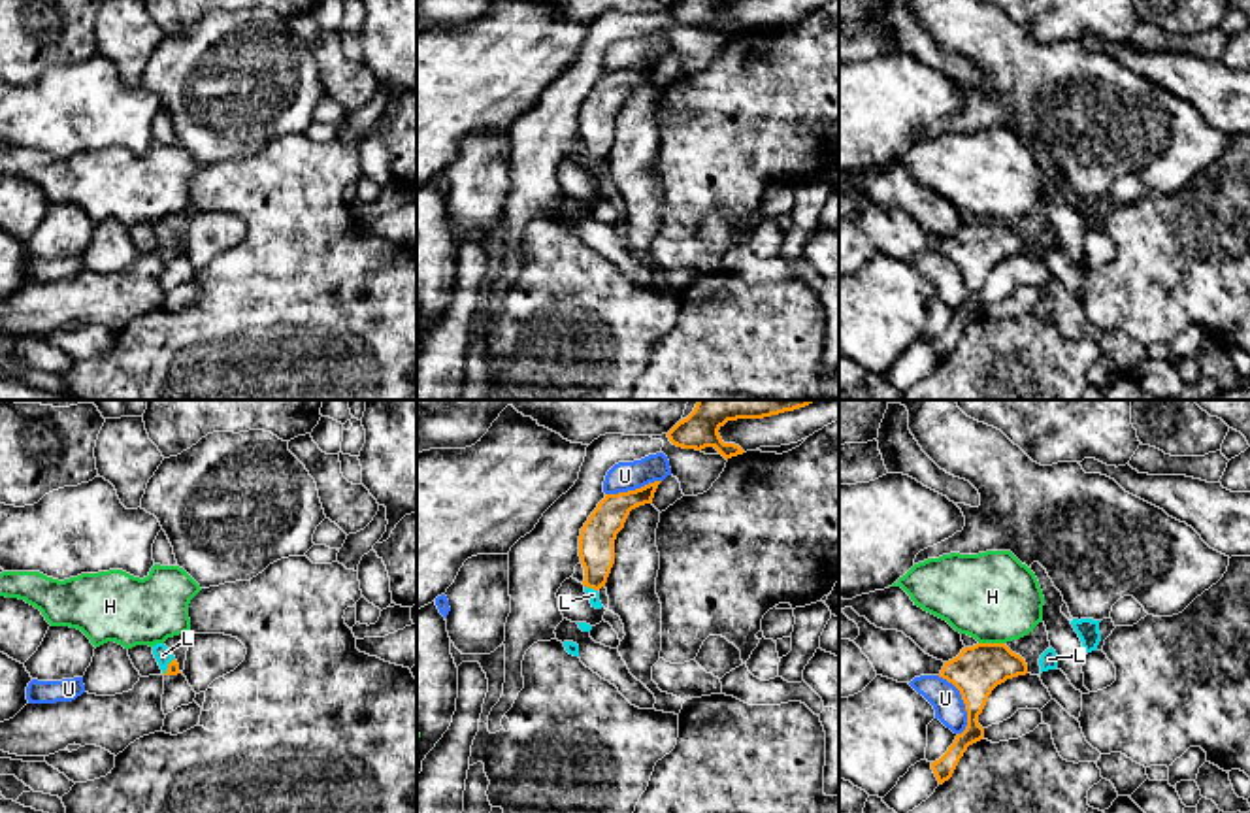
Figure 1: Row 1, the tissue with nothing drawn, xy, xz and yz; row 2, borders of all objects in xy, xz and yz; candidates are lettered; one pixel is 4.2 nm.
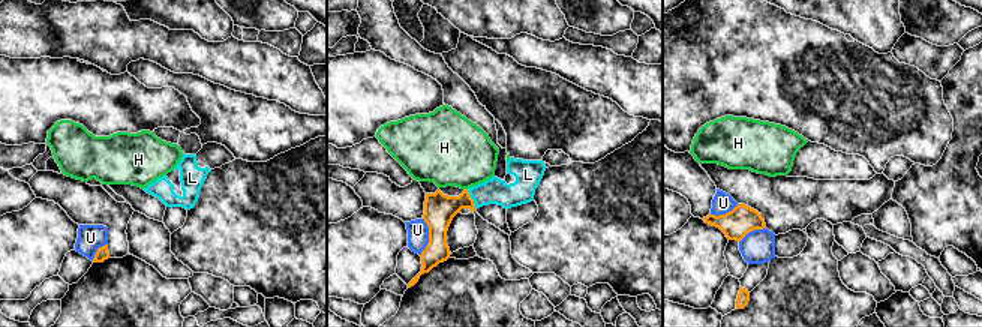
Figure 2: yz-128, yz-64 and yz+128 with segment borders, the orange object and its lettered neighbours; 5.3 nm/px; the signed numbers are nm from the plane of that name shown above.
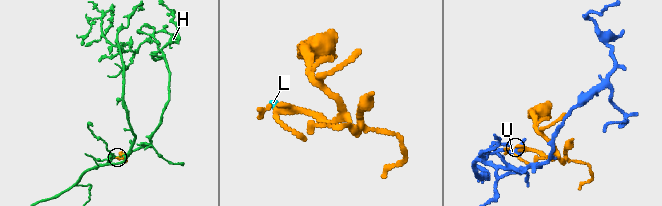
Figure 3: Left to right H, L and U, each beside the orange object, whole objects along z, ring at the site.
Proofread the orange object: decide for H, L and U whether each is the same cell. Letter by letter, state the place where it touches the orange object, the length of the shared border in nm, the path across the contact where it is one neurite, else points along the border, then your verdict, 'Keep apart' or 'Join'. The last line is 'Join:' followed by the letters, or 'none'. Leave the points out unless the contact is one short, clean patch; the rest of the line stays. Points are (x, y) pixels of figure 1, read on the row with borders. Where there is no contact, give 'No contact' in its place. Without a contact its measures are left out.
H: Touches orange at yz (992, 644). Shared border 110 nm. Keep apart
L: Touches orange at xz (591, 587). Shared border 60 nm. Path across: xz (596, 544), (596, 576), (591, 587), (592, 595). Join
U: Touches orange at yz (964, 702). Shared border 280 nm. Keep apart
Join: L

